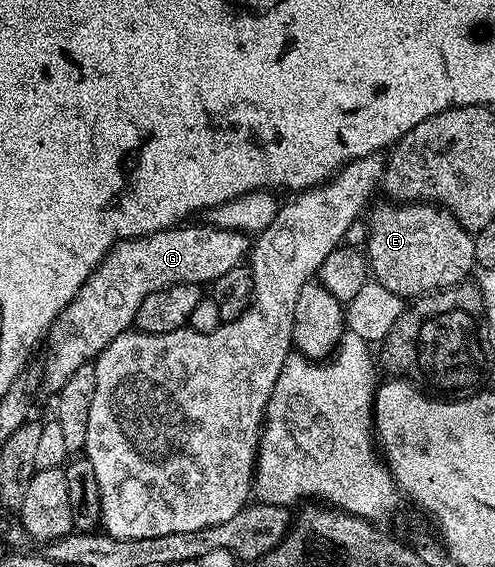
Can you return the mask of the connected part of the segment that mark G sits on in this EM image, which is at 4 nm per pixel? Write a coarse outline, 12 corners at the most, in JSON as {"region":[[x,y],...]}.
{"region":[[210,224],[125,238],[50,328],[58,392],[134,327],[145,296],[213,283],[248,235]]}

